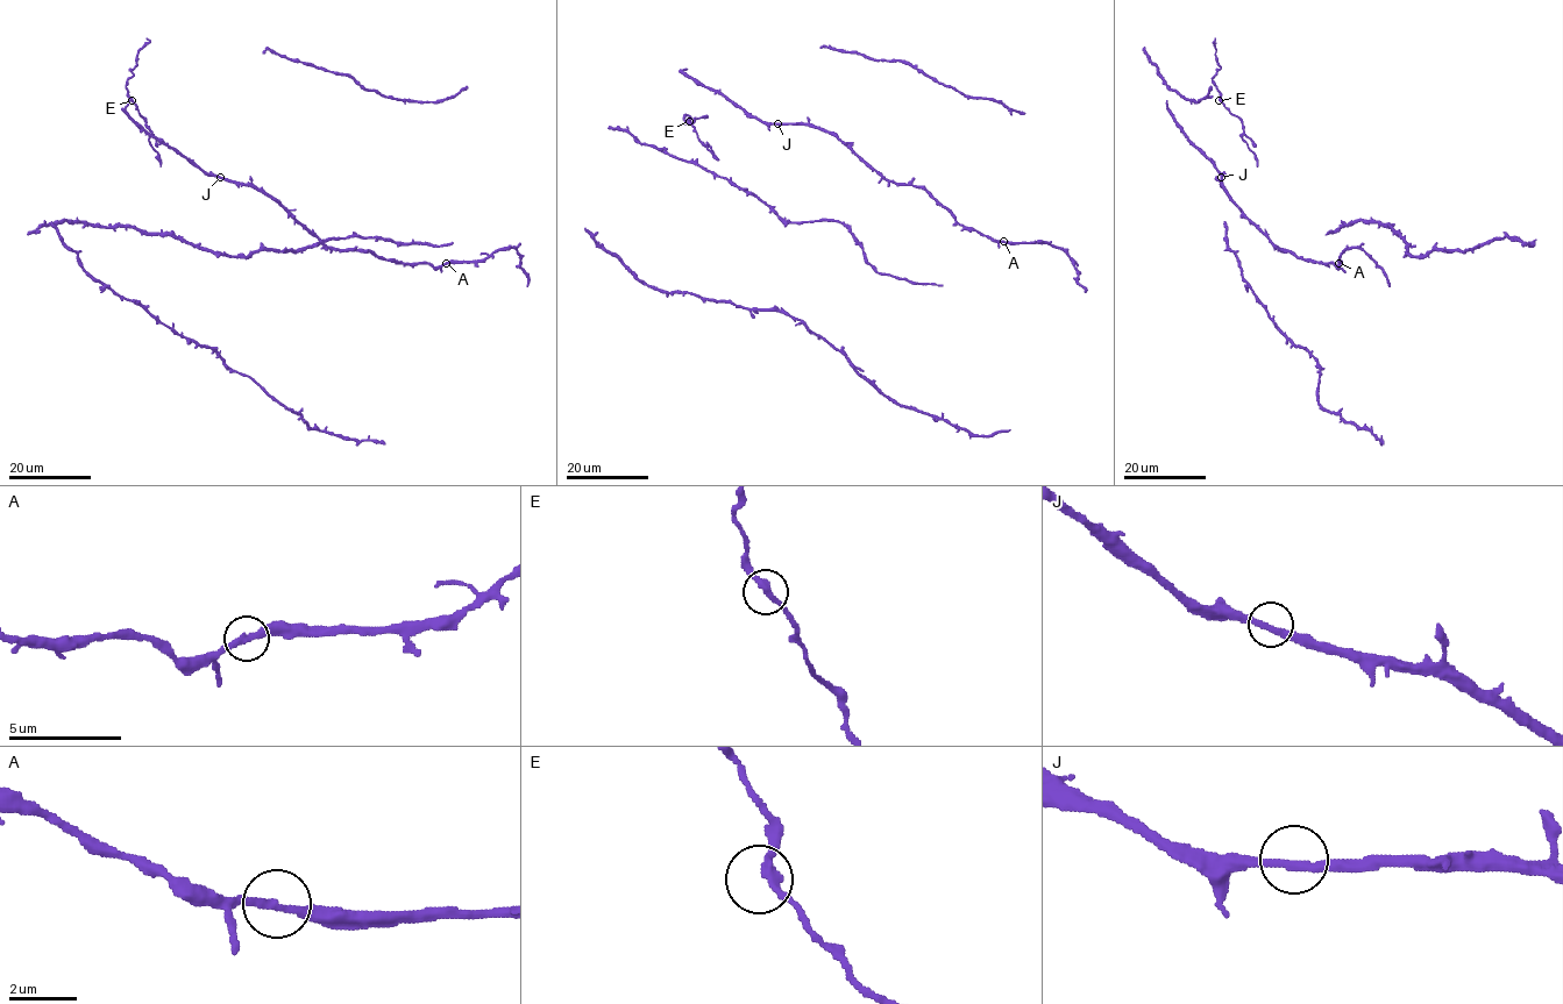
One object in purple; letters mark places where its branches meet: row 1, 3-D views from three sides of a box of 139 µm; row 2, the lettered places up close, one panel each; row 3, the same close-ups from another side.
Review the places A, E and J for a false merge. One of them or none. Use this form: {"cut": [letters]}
{"cut": []}

